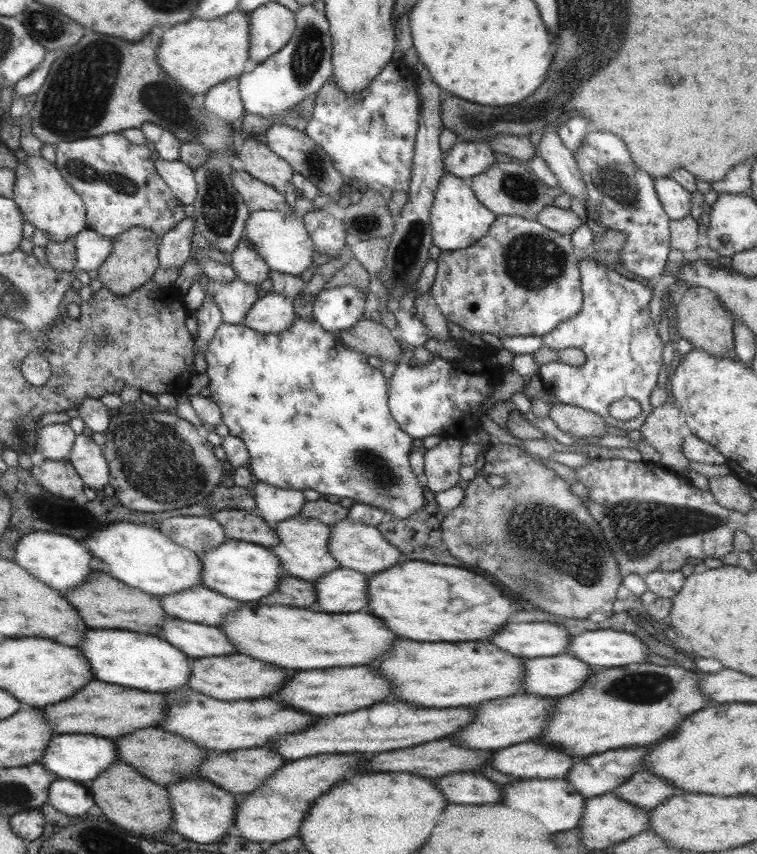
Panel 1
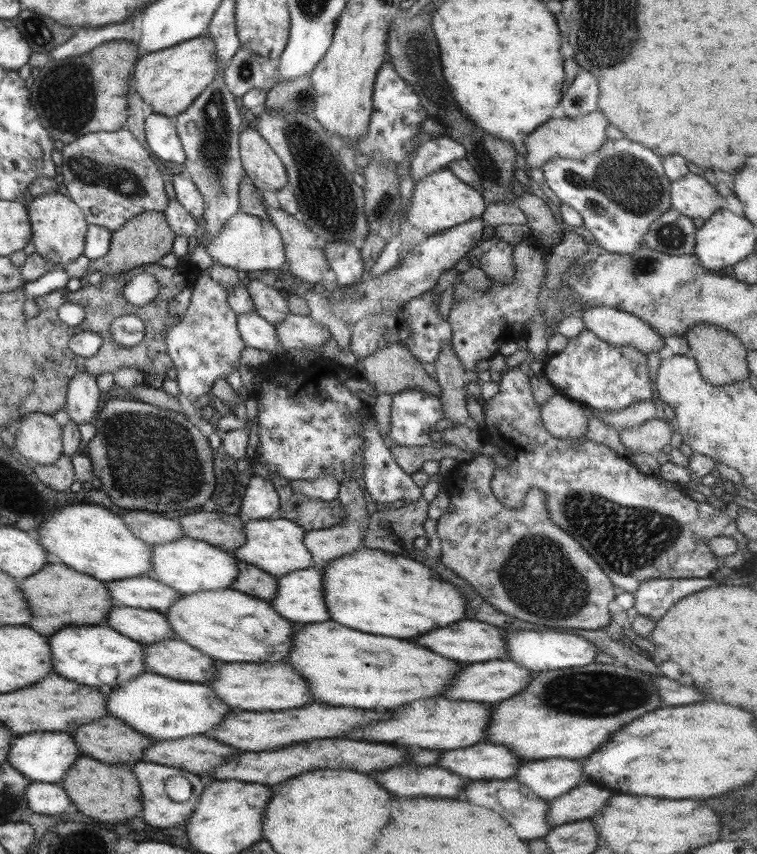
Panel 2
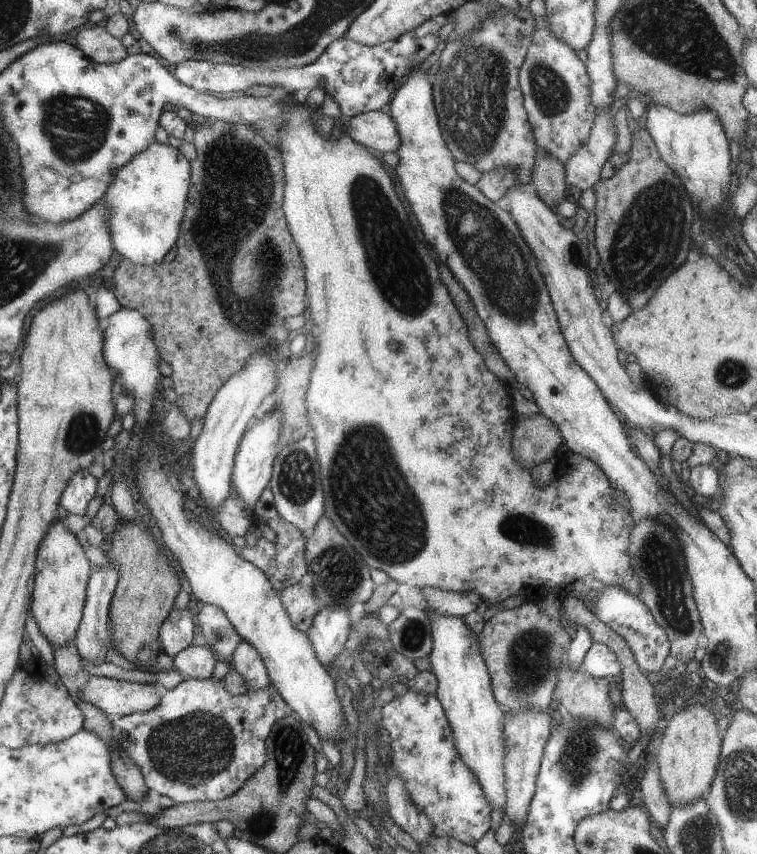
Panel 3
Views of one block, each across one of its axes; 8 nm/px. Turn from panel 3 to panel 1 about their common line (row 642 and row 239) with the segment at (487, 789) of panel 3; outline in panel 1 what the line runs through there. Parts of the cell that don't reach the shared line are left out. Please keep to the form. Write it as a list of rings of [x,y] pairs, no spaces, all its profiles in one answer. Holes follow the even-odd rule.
[[[445,174],[438,184],[430,213],[433,245],[447,251],[468,248],[490,230],[496,217],[476,198],[467,180]]]

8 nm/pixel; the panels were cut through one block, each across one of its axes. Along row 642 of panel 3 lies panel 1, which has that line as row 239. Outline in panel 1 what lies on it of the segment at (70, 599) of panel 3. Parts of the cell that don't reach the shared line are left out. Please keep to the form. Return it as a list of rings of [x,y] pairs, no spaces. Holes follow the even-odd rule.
[[[42,155],[29,156],[15,168],[14,200],[25,214],[26,220],[38,230],[47,232],[50,241],[64,242],[75,237],[86,226],[86,209],[80,195],[62,178],[56,165]]]

